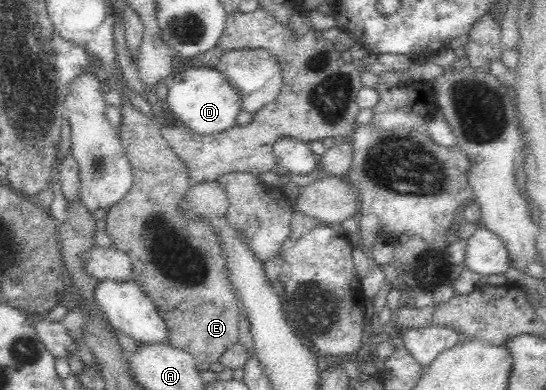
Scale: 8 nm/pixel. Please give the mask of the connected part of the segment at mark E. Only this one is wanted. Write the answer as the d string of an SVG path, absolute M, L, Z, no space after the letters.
M126 99L124 100L124 109L120 109L119 113L122 115L121 126L119 129L119 137L121 138L122 146L124 147L126 156L132 165L132 172L134 175L134 187L131 189L129 194L124 196L124 199L114 206L108 208L107 216L105 219L105 232L111 239L111 246L114 250L121 250L130 257L132 263L132 280L141 288L141 291L156 305L158 313L166 319L168 327L171 328L171 338L168 344L174 348L182 350L188 350L190 354L196 356L197 368L200 371L210 368L212 363L220 361L220 355L229 347L232 346L236 341L239 341L240 332L240 302L235 298L233 288L231 288L230 281L227 279L227 273L224 271L223 258L221 257L221 250L219 250L219 244L217 238L215 238L215 227L210 223L209 220L200 220L199 218L186 218L178 208L178 203L182 200L182 196L186 194L189 186L192 182L189 181L189 176L183 168L183 164L179 162L177 156L171 152L170 147L167 146L167 142L161 135L161 126L153 114L145 116L140 113L137 109L134 109Z

